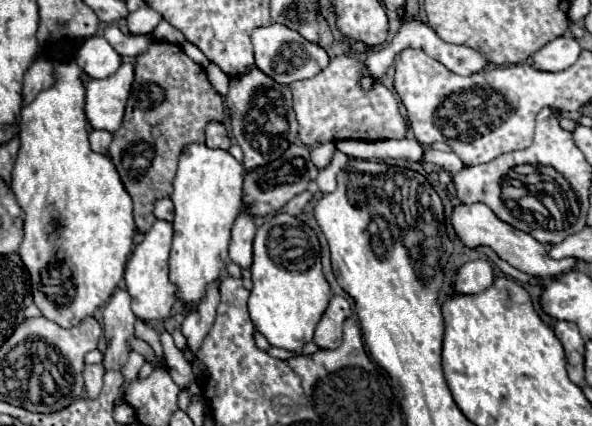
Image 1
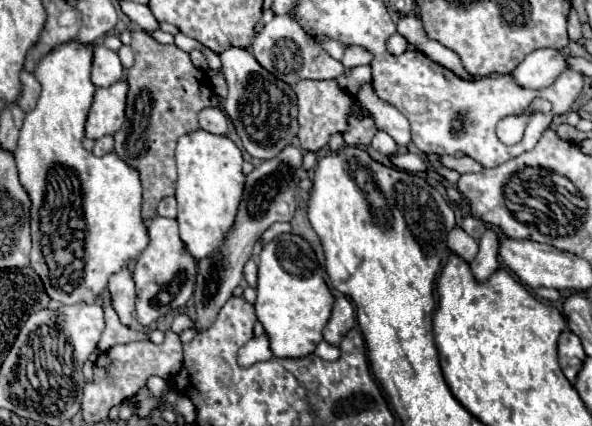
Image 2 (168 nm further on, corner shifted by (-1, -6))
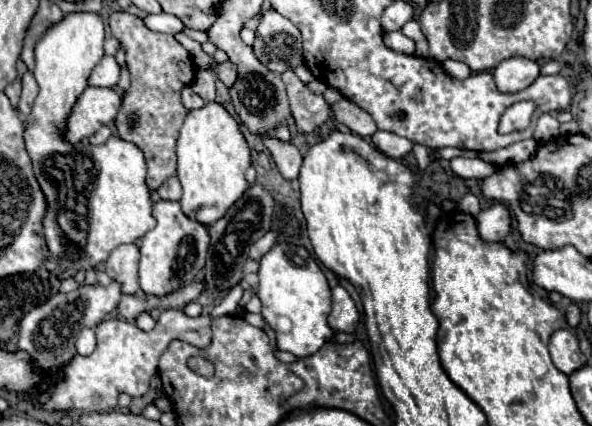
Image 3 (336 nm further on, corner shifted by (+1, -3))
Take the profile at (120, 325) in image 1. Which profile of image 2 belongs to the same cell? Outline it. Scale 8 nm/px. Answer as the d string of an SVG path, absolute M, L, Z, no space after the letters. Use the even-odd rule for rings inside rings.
M122 269L122 273L116 273L114 277L110 277L108 289L112 295L112 307L118 313L120 323L130 325L134 315L136 315L136 311L134 311L136 291L134 291L132 273L128 269Z

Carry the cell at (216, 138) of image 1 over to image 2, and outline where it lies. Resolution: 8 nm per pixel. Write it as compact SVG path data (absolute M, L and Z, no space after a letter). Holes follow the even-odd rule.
M202 109L202 113L198 113L198 121L200 127L212 135L228 135L228 121L220 109Z

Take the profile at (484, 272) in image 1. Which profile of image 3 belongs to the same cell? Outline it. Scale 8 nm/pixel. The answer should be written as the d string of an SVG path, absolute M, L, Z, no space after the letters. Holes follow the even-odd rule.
M492 202L484 206L482 212L476 216L478 232L486 242L502 242L512 228L512 214L506 204Z

